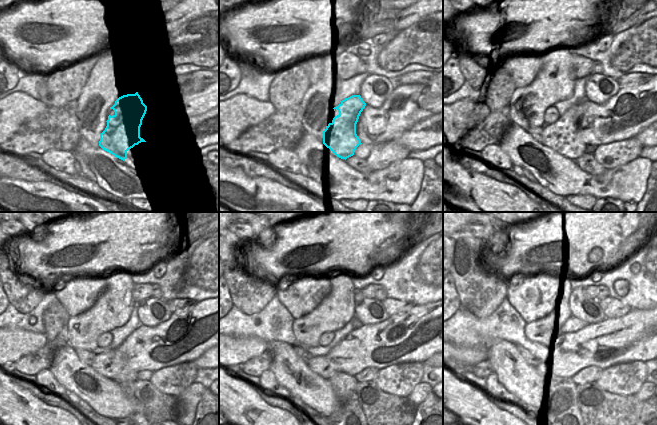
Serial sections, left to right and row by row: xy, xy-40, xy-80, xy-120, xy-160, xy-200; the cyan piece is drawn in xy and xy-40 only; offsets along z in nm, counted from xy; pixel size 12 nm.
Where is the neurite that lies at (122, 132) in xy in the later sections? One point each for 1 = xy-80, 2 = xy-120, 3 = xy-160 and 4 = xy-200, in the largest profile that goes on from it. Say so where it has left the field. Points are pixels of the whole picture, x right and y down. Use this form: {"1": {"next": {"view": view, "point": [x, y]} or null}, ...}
{"1": {"next": {"view": "xy-80", "point": [561, 136]}}, "2": {"next": {"view": "xy-120", "point": [110, 364]}}, "3": {"next": {"view": "xy-160", "point": [322, 365]}}, "4": {"next": {"view": "xy-200", "point": [540, 368]}}}

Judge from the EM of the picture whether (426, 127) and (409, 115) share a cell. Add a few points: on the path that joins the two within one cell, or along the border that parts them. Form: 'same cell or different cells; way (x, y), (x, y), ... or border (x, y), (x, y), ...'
different cells; border (432, 114), (412, 125), (400, 136)

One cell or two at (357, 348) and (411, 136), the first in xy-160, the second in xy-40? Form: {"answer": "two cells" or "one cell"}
{"answer": "two cells"}

